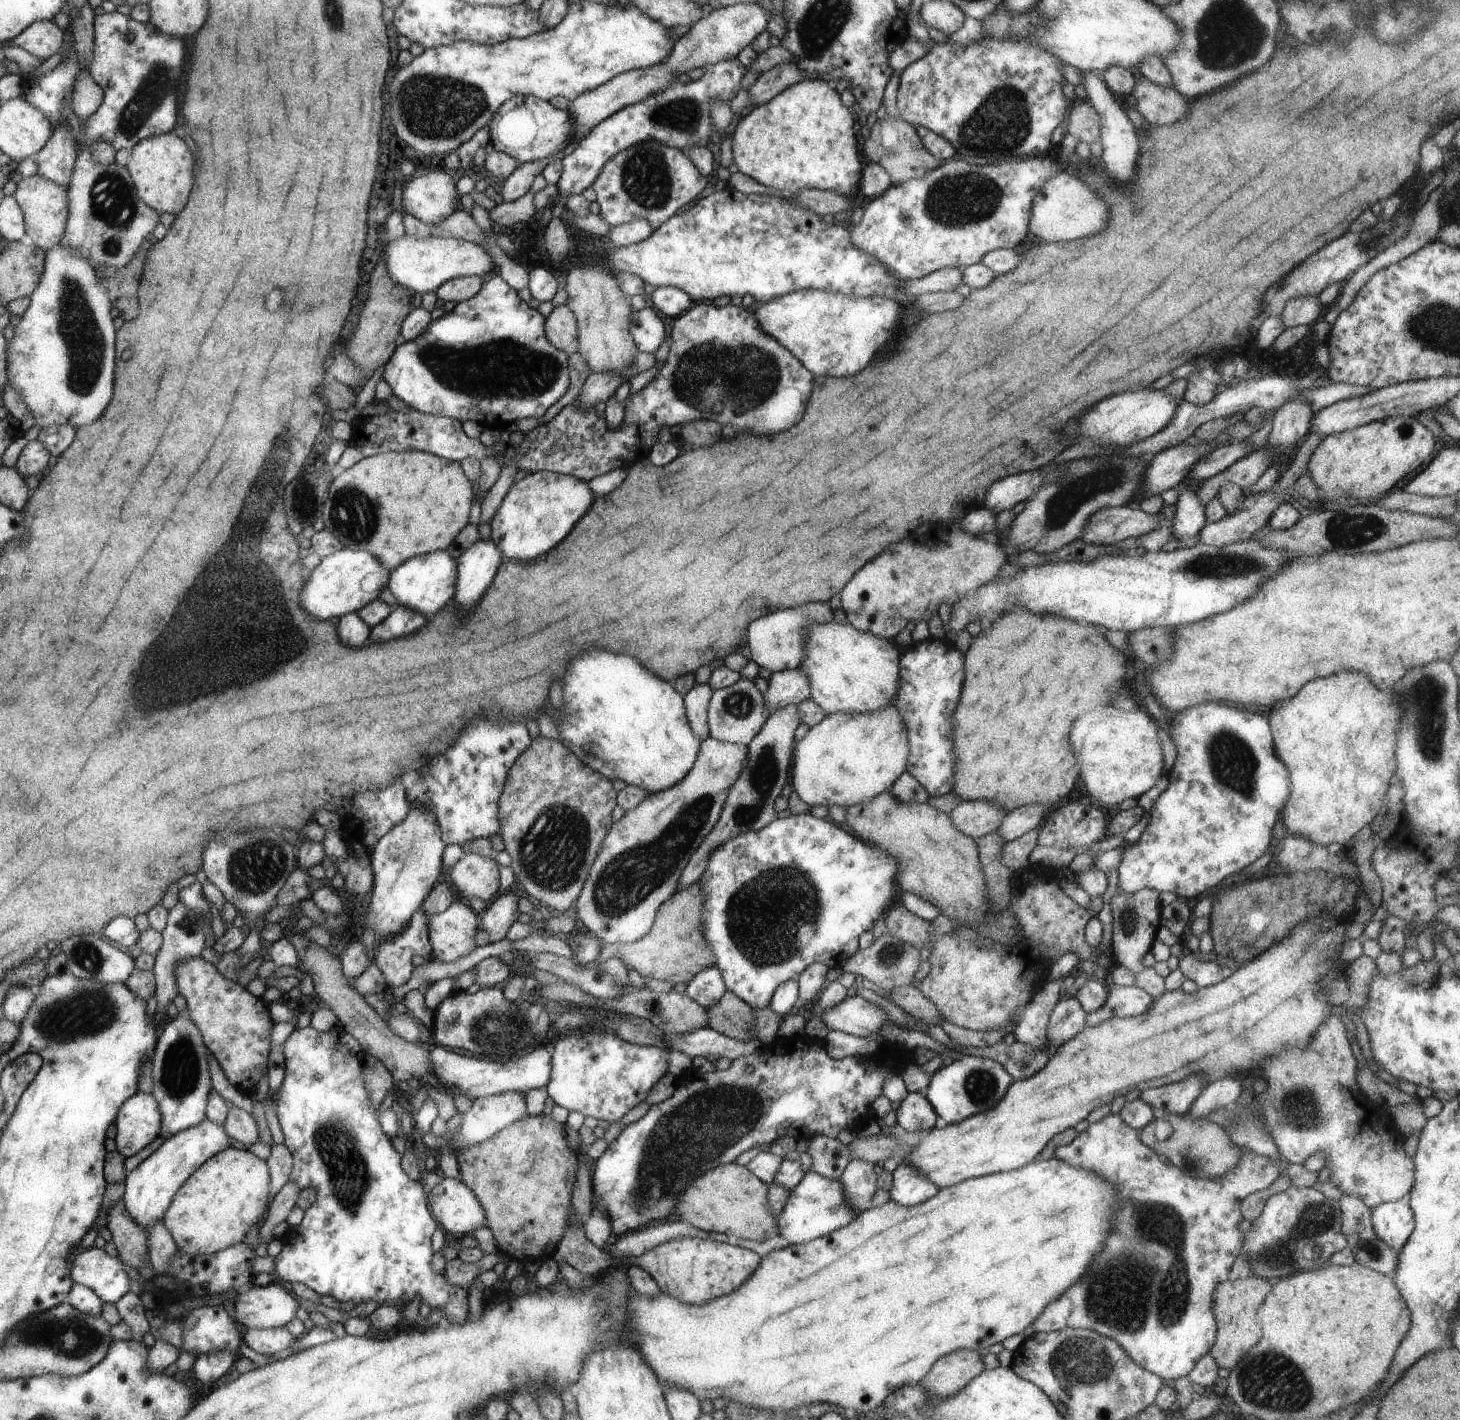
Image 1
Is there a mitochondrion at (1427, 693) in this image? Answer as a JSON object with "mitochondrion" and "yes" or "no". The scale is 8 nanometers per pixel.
{"mitochondrion":"yes"}

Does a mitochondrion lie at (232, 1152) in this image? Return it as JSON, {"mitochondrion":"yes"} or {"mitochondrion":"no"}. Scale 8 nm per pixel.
{"mitochondrion":"no"}

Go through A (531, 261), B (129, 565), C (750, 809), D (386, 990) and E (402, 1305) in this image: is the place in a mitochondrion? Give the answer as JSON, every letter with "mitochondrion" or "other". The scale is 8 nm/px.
{"A":"other","B":"other","C":"mitochondrion","D":"other","E":"other"}

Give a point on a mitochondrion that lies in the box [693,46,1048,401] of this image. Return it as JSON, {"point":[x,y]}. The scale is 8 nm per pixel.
{"point":[1000,124]}

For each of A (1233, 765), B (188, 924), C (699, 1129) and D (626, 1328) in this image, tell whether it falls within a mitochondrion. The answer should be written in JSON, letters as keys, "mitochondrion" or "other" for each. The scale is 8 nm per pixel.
{"A":"mitochondrion","B":"mitochondrion","C":"mitochondrion","D":"other"}

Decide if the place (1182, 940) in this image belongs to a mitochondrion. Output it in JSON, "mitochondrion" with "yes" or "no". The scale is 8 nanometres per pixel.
{"mitochondrion":"no"}

